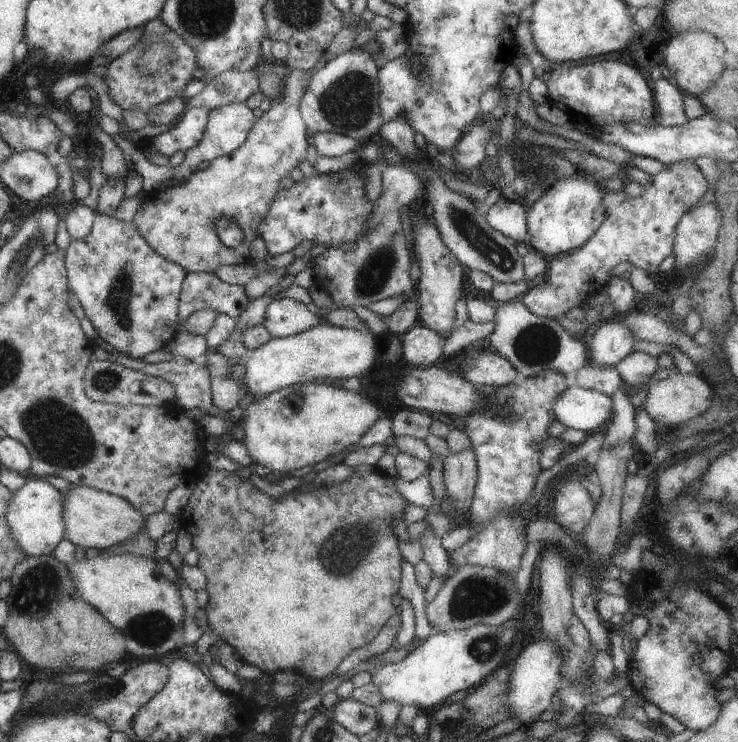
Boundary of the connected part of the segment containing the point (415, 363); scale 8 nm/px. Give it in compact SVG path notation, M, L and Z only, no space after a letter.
M417 324L400 339L406 367L432 367L443 361L441 353L445 340L435 331Z

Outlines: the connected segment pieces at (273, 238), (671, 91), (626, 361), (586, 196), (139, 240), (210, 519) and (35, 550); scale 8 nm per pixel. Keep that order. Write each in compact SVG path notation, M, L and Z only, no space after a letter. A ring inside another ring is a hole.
M356 153L356 163L339 172L304 176L290 188L281 188L271 201L268 213L262 218L257 236L267 245L268 255L291 252L302 242L310 242L318 250L356 243L369 234L369 219L375 204L366 198L365 167L371 164Z
M660 78L654 84L653 104L662 127L681 126L687 122L683 108L682 92L670 84L667 78Z
M639 351L632 352L614 366L626 386L644 386L649 378L657 371L657 358Z
M576 174L560 179L527 212L528 246L548 256L580 249L604 223L608 212L603 208L605 194L596 179L586 180Z
M98 215L95 219L91 232L83 240L70 242L70 246L65 252L65 268L67 271L67 284L68 288L78 297L80 304L84 307L84 313L86 317L96 331L98 331L98 337L106 344L106 347L113 351L120 351L125 355L134 359L142 358L151 352L160 350L166 347L166 344L173 340L179 331L179 297L181 289L183 288L184 280L188 272L180 266L180 264L172 263L168 258L161 256L158 252L155 252L148 242L140 235L135 223L124 222L117 220L115 217Z
M361 465L344 482L328 486L328 488L315 488L308 494L298 494L296 496L286 496L280 502L272 500L266 496L266 492L271 488L260 483L256 478L241 478L236 473L225 470L214 471L210 468L194 483L195 488L188 500L188 504L182 509L180 519L185 528L199 527L198 534L192 534L193 548L200 554L198 569L206 576L210 601L206 604L205 610L208 615L209 630L218 639L231 645L242 663L253 664L262 673L274 675L276 672L284 671L284 668L298 668L311 680L309 685L312 688L312 696L304 700L302 698L292 698L300 700L302 710L316 709L321 706L322 694L317 692L320 688L316 681L327 681L336 675L336 668L349 656L352 651L369 644L379 634L382 627L390 622L397 620L399 614L398 590L401 582L401 553L398 549L399 540L390 529L391 522L396 519L403 519L402 514L406 507L404 498L398 493L394 485L395 478L387 474L378 472L374 467Z
M45 479L28 480L12 494L6 508L6 520L16 549L24 557L53 555L59 543L64 540L63 494Z

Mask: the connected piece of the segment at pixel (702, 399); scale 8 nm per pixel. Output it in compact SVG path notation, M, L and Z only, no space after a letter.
M676 370L666 380L655 382L646 389L646 400L643 407L648 416L658 423L670 427L684 425L691 419L702 415L711 408L713 398L716 396L715 388L703 375L682 374Z

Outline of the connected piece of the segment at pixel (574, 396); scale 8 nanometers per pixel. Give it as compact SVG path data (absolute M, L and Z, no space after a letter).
M567 388L556 398L553 412L564 428L592 434L604 429L611 420L613 401L597 391Z

